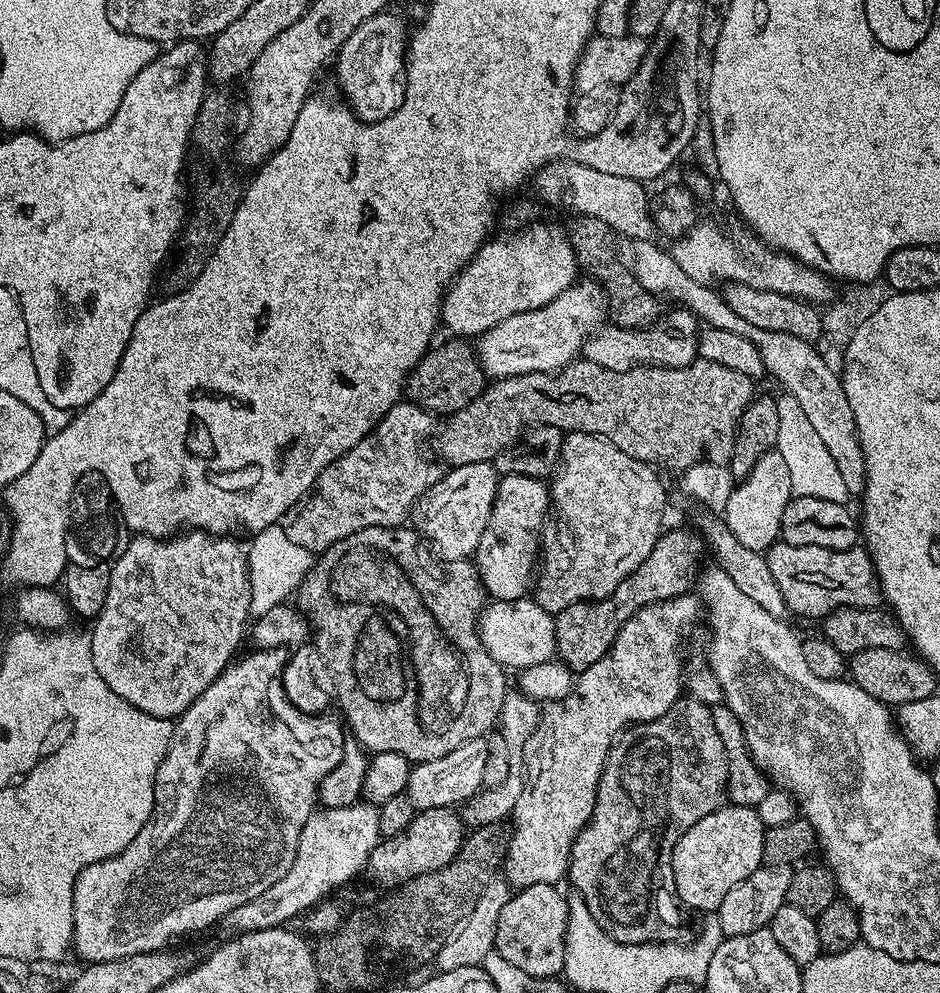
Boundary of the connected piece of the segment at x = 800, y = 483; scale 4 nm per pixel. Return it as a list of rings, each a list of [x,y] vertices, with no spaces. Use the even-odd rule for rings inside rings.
[[[787,394],[776,400],[778,410],[778,436],[776,449],[784,457],[790,471],[792,491],[797,496],[822,498],[824,501],[845,503],[849,499],[848,487],[838,474],[837,464],[833,460],[822,438],[814,430],[797,400]]]

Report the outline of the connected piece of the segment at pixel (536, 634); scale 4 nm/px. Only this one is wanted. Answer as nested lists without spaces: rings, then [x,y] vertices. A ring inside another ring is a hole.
[[[533,599],[491,601],[476,622],[479,645],[502,667],[521,670],[551,661],[556,652],[556,623],[553,615],[538,606]]]

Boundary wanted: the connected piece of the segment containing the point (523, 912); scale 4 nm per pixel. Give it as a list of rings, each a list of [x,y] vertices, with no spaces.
[[[551,884],[526,886],[511,896],[497,916],[494,951],[502,958],[506,958],[506,962],[521,968],[523,972],[529,974],[537,974],[536,972],[548,972],[544,974],[563,973],[564,939],[560,932],[564,930],[567,924],[568,907],[565,897],[560,897],[556,891],[557,889]]]

